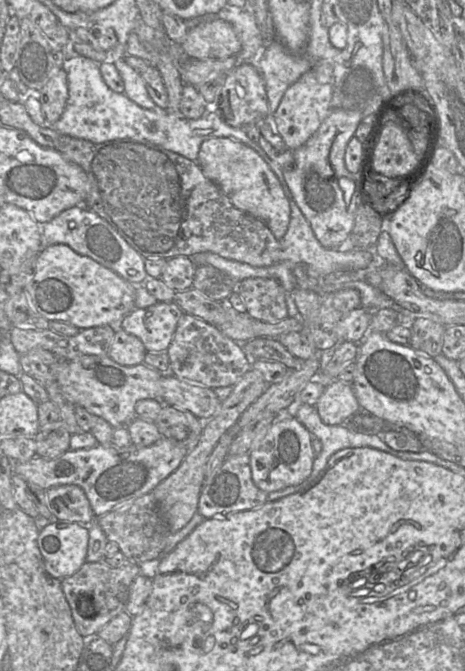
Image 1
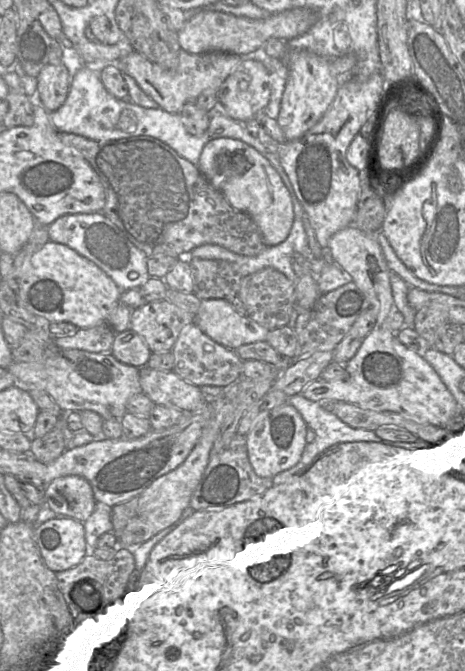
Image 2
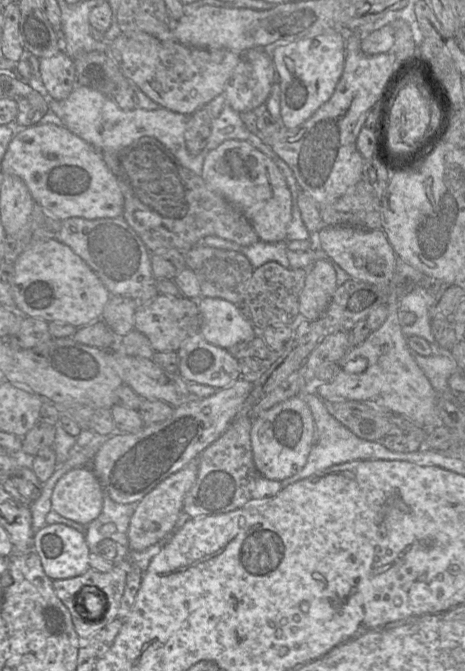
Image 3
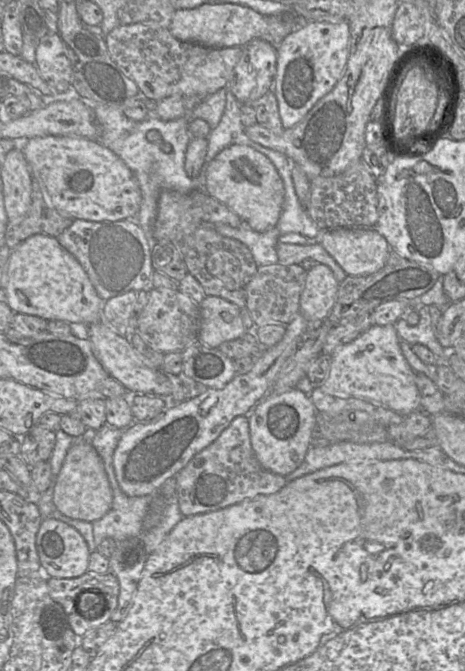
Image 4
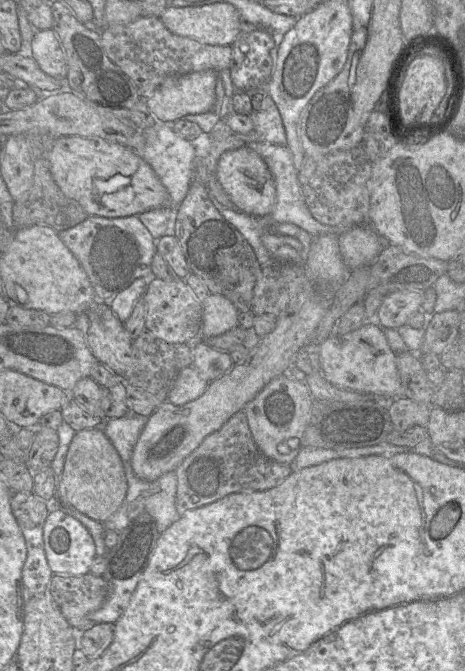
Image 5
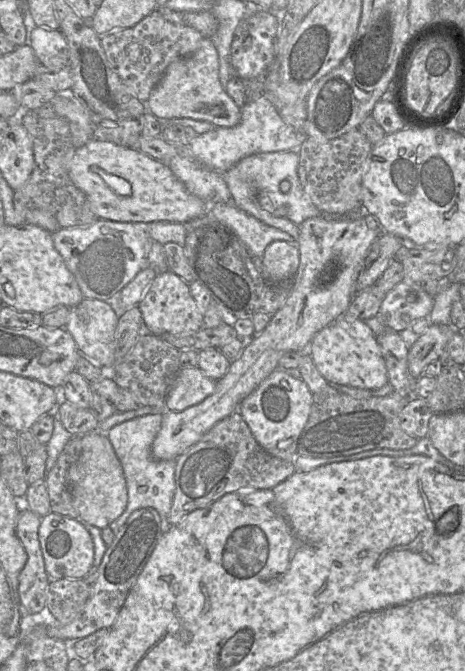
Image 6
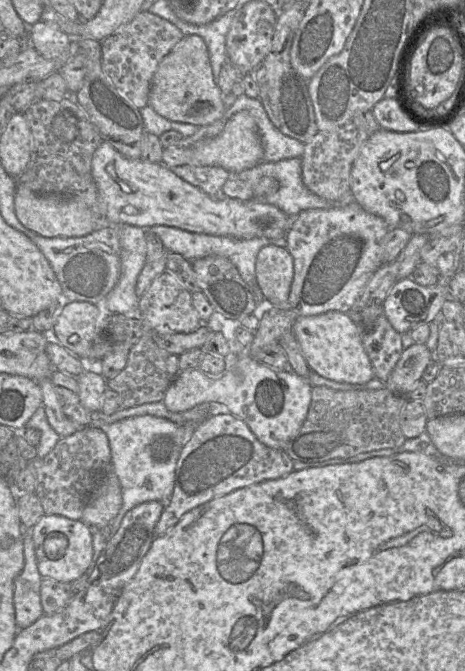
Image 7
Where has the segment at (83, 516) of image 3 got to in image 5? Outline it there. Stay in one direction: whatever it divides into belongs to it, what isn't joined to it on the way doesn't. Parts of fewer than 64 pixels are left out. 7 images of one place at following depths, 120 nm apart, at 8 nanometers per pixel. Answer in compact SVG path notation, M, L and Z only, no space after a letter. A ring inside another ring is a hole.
M88 428L75 433L58 478L57 490L60 506L73 507L102 524L119 509L126 497L127 480L119 453L104 431Z

